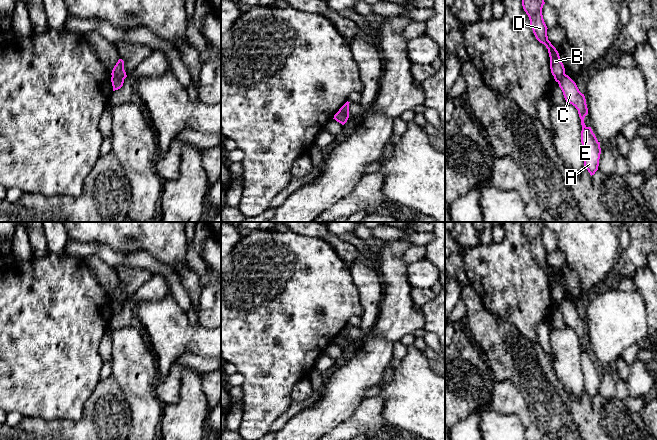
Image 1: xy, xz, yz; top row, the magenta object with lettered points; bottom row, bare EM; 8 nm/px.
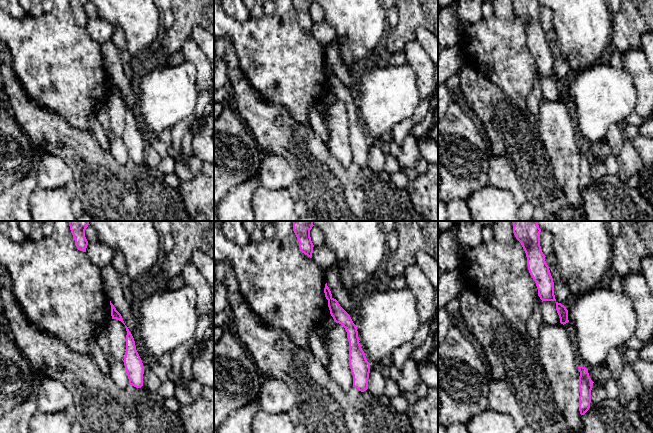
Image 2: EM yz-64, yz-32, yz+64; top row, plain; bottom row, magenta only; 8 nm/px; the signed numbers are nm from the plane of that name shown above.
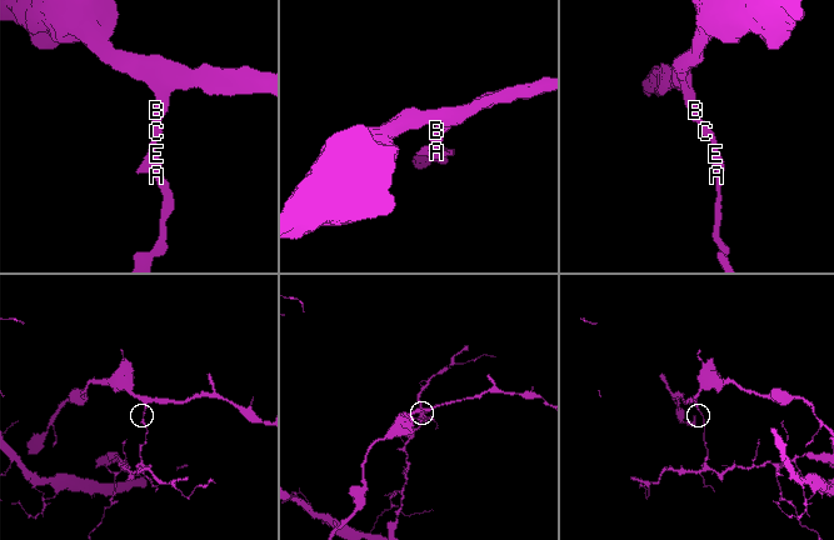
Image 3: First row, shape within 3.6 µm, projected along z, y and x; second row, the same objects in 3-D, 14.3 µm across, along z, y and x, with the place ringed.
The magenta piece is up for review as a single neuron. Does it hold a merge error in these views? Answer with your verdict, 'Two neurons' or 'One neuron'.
Two neurons

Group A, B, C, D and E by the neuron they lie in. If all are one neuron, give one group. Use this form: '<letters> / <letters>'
A C E / B D

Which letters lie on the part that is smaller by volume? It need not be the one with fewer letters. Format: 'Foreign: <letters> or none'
Foreign: A, C, E

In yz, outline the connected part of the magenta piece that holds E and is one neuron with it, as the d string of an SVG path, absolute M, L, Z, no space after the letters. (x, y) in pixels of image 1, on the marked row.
M565 74L557 82L566 102L572 104L578 110L582 125L581 143L584 150L584 167L592 176L598 170L601 148L600 142L597 140L591 127L587 127L584 123L584 118L588 114L585 96L568 75Z

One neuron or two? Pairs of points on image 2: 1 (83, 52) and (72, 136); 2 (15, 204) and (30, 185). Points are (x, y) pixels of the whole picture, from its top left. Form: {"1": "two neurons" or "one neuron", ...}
{"1": "two neurons", "2": "one neuron"}

